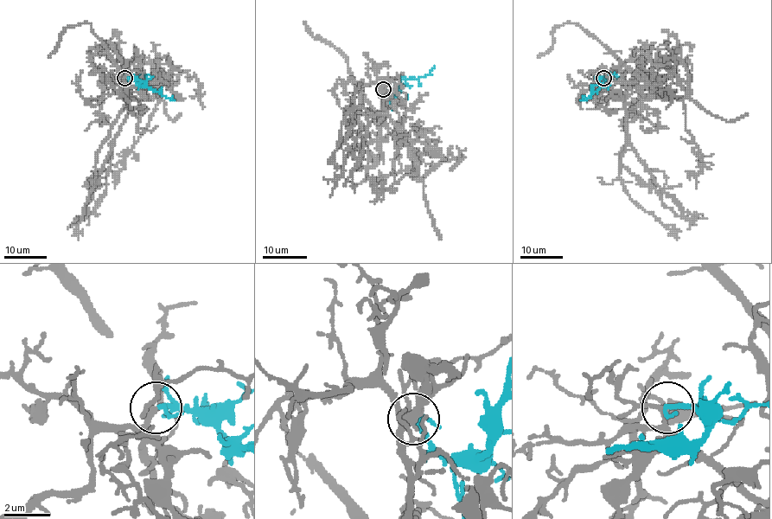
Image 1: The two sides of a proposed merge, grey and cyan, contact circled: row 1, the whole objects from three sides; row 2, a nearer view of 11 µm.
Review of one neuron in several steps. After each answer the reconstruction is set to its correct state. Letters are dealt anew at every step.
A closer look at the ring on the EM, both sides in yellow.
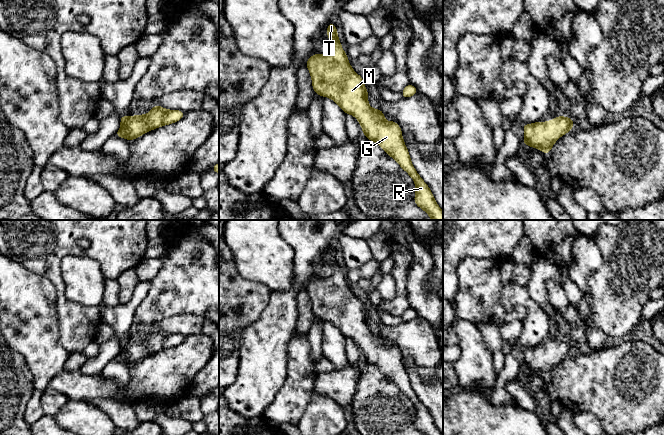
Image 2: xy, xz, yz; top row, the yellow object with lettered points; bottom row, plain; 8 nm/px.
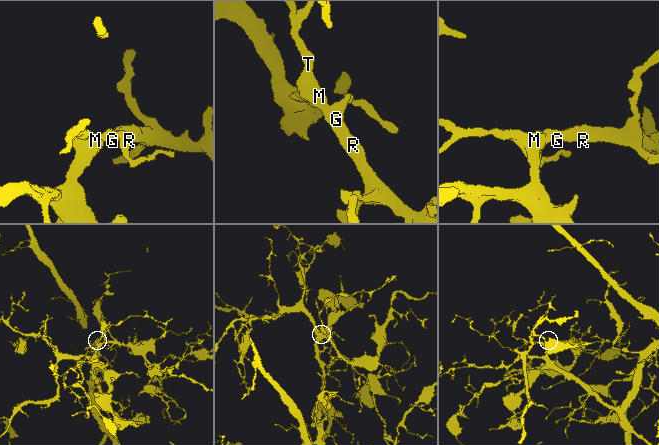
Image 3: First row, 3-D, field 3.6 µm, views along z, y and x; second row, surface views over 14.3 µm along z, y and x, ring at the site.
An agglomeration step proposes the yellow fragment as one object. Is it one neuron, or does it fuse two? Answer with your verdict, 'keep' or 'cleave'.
keep

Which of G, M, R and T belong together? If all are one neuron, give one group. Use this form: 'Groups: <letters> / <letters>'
Groups: G M R T

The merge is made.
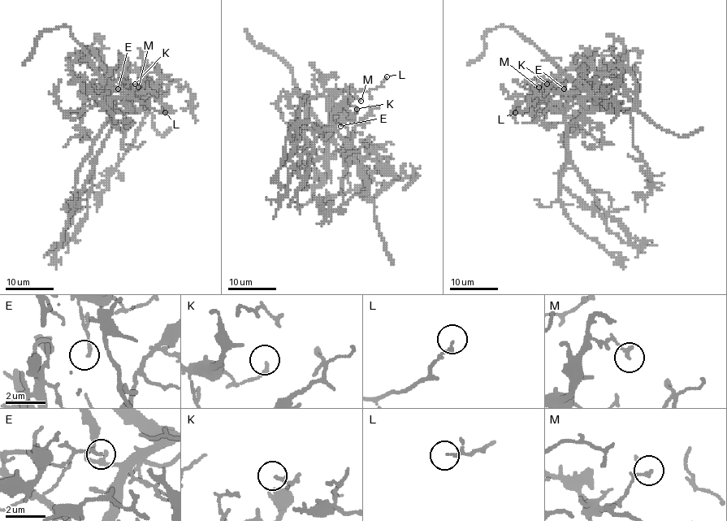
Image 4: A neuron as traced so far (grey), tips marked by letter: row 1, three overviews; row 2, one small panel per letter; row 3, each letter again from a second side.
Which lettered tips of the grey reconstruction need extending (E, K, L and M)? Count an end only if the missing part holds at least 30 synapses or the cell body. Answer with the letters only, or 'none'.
none

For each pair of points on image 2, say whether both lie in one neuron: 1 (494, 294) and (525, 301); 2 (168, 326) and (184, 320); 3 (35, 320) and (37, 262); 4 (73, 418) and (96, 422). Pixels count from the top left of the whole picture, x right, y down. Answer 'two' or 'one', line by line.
1: two
2: one
3: two
4: one

